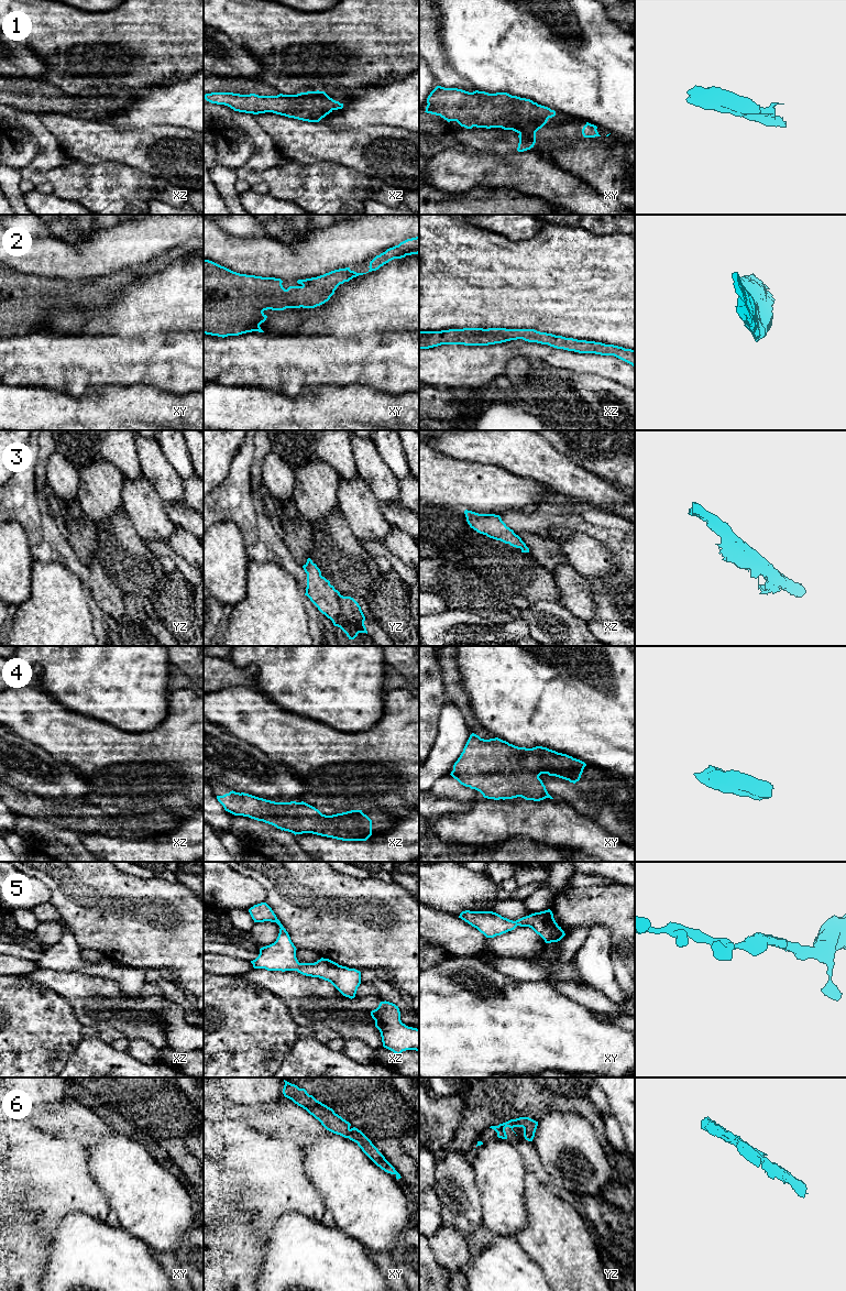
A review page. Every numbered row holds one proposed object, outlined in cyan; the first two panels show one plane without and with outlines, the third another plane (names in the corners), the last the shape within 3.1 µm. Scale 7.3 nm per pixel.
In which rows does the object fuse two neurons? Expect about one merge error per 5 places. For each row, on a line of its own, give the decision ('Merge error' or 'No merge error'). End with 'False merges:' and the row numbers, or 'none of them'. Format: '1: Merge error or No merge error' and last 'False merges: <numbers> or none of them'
1: No merge error
2: No merge error
3: No merge error
4: No merge error
5: No merge error
6: No merge error
False merges: none of them

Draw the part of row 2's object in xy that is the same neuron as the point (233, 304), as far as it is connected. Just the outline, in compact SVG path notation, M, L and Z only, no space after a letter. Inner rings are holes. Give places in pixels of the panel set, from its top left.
M419 237L407 239L376 255L366 273L394 259L418 253ZM204 260L204 333L224 338L264 332L260 327L267 318L264 310L315 308L328 302L340 284L366 273L356 273L350 267L339 269L298 280L298 286L285 289L281 278L240 274Z

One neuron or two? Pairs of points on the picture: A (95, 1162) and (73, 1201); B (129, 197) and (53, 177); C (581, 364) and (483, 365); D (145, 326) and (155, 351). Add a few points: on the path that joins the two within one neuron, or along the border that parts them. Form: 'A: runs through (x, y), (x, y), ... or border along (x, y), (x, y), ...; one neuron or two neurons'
A: border along (85, 1147), (88, 1152), (88, 1173), (103, 1194); two neurons
B: runs through (110, 189), (72, 182); one neuron
C: runs through (557, 358), (537, 350), (507, 350); one neuron
D: border along (176, 331), (166, 331), (146, 339), (124, 338); two neurons

